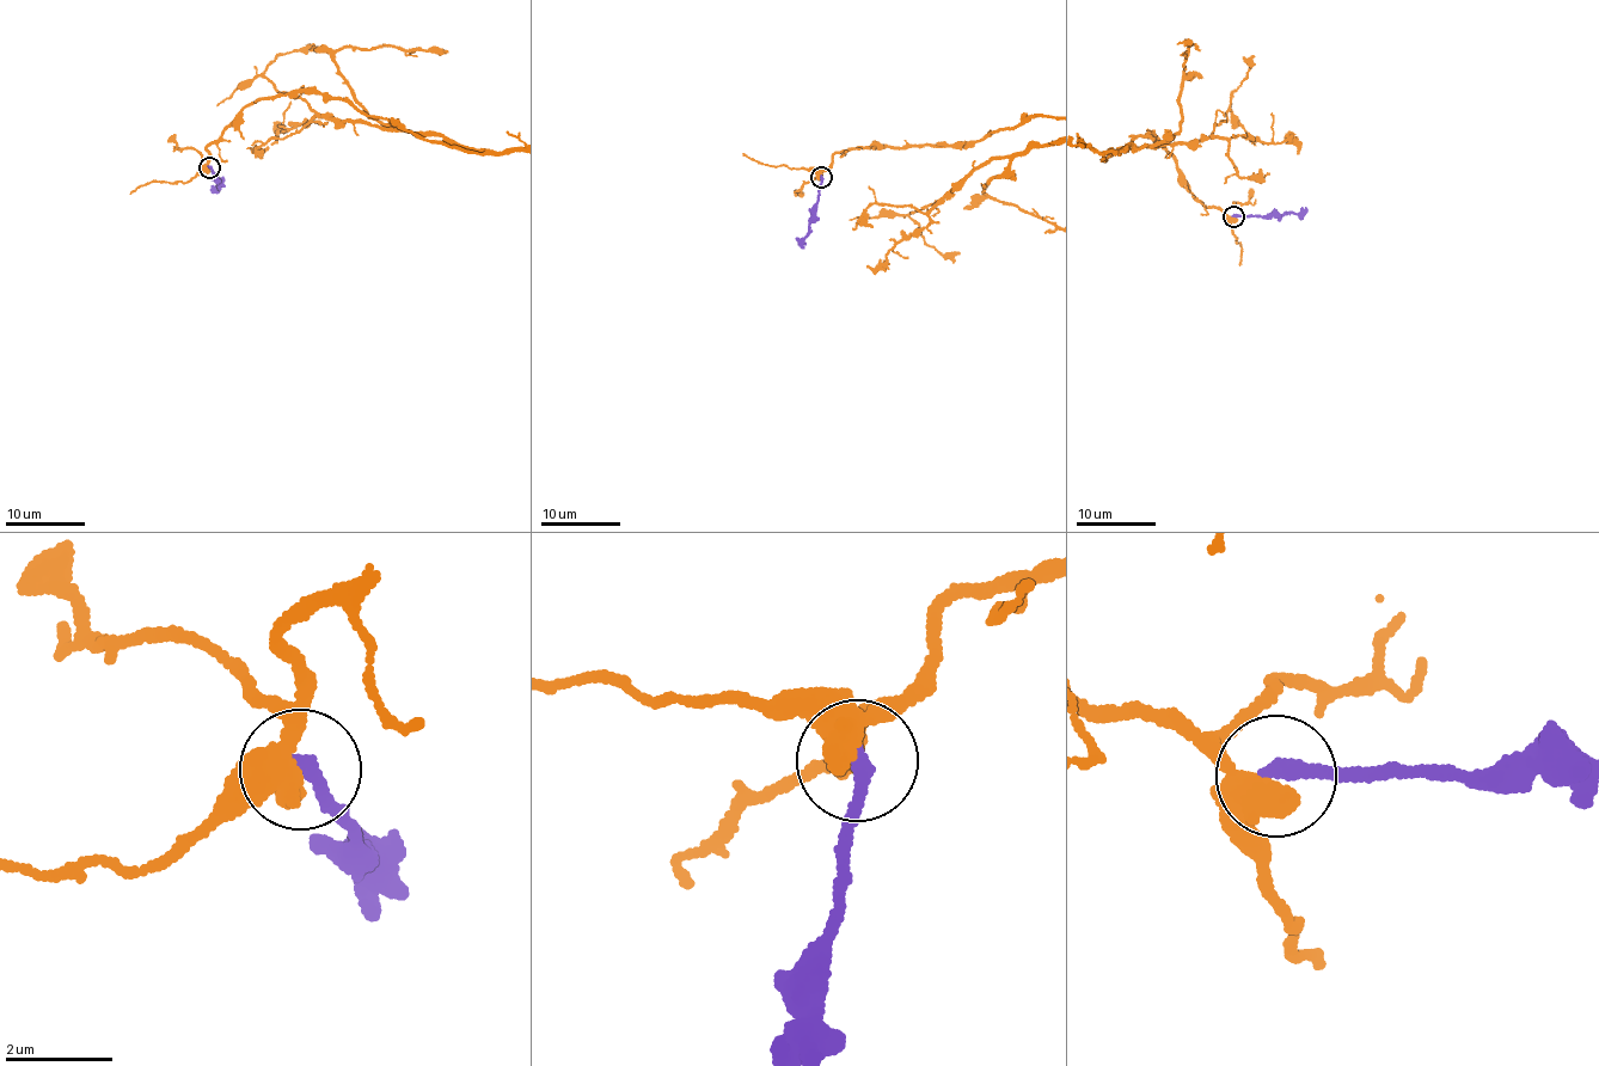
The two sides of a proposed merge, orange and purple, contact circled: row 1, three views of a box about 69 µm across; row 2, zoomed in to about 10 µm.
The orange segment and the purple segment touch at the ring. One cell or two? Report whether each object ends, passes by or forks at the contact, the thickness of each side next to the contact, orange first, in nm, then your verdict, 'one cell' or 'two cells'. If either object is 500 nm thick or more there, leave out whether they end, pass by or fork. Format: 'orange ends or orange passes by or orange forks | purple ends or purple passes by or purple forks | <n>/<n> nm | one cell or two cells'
orange passes by | purple ends | 440/280 nm | one cell

